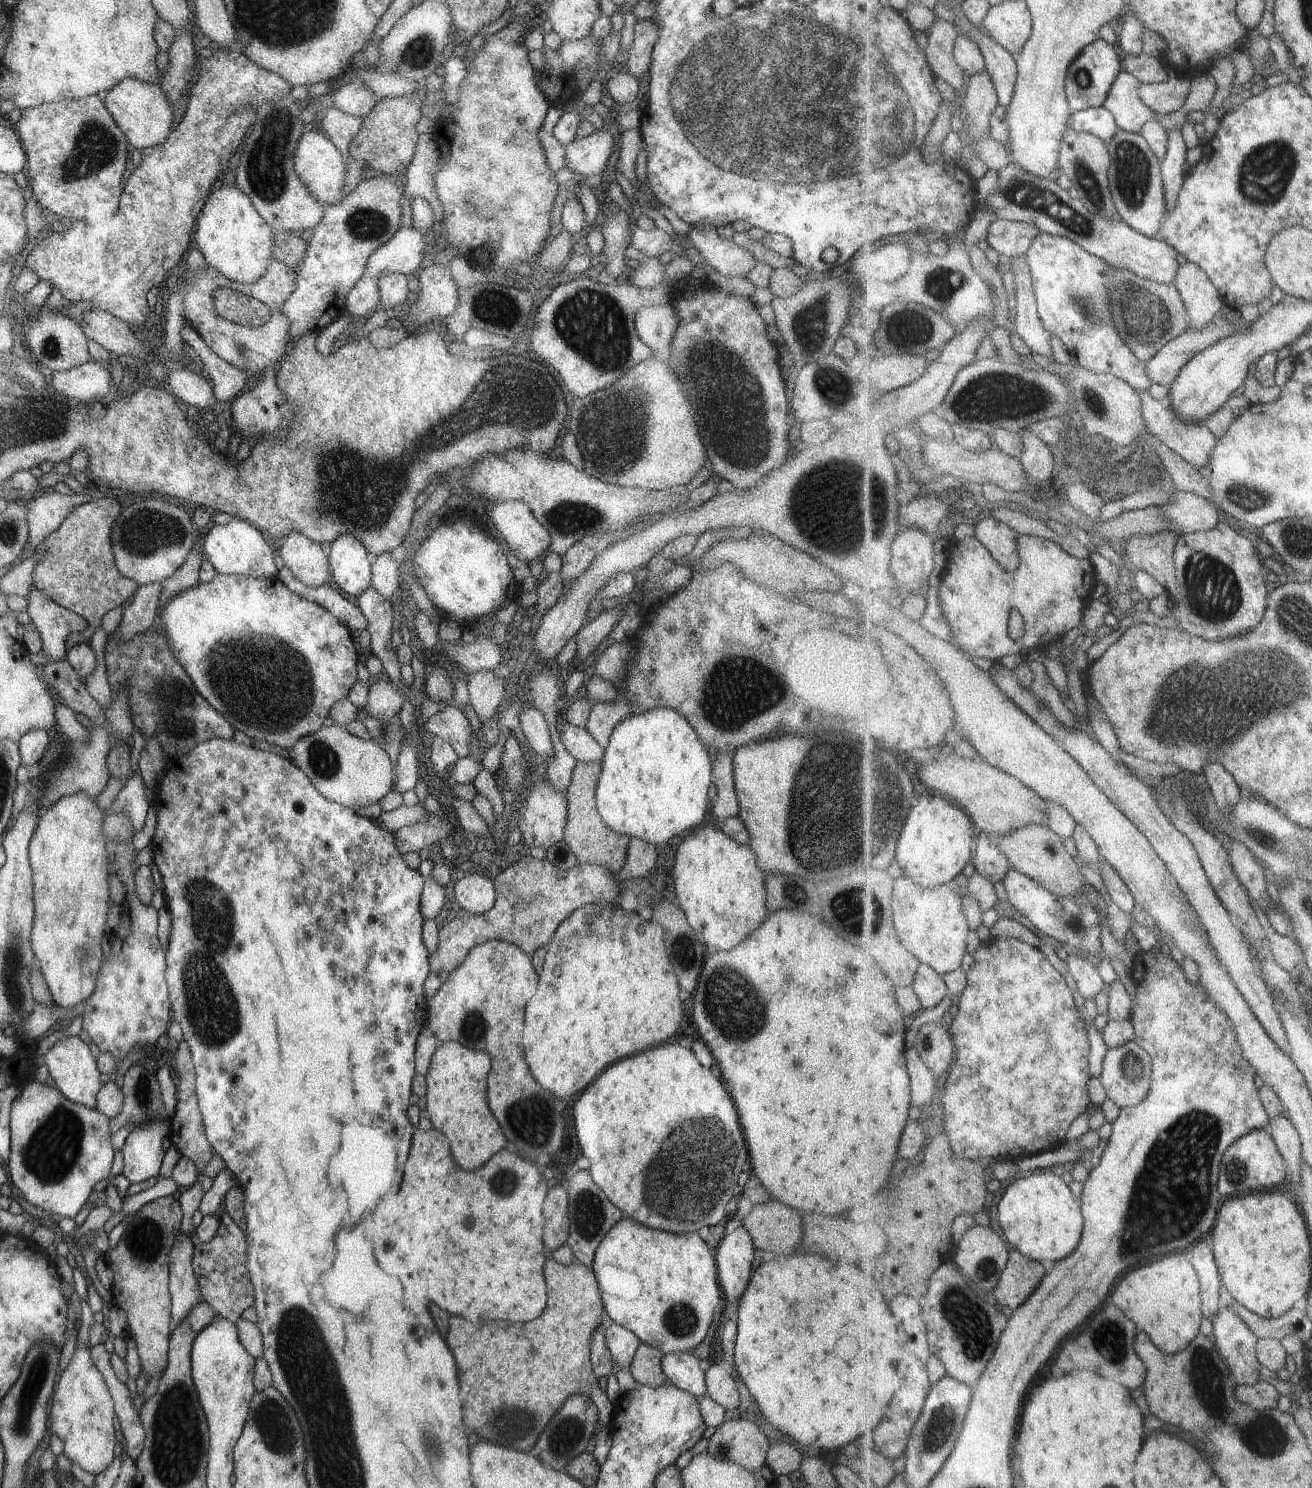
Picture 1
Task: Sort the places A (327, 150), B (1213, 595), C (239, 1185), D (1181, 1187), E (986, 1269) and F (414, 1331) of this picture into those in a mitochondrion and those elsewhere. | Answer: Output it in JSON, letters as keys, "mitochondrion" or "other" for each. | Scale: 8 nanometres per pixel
{"A":"other","B":"mitochondrion","C":"other","D":"mitochondrion","E":"mitochondrion","F":"other"}

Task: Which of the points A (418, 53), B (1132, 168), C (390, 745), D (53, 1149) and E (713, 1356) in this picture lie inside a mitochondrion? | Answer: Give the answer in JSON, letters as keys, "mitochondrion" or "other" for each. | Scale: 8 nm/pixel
{"A":"mitochondrion","B":"mitochondrion","C":"other","D":"mitochondrion","E":"other"}

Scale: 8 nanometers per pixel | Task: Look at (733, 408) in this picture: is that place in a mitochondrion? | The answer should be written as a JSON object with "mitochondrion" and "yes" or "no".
{"mitochondrion":"yes"}

